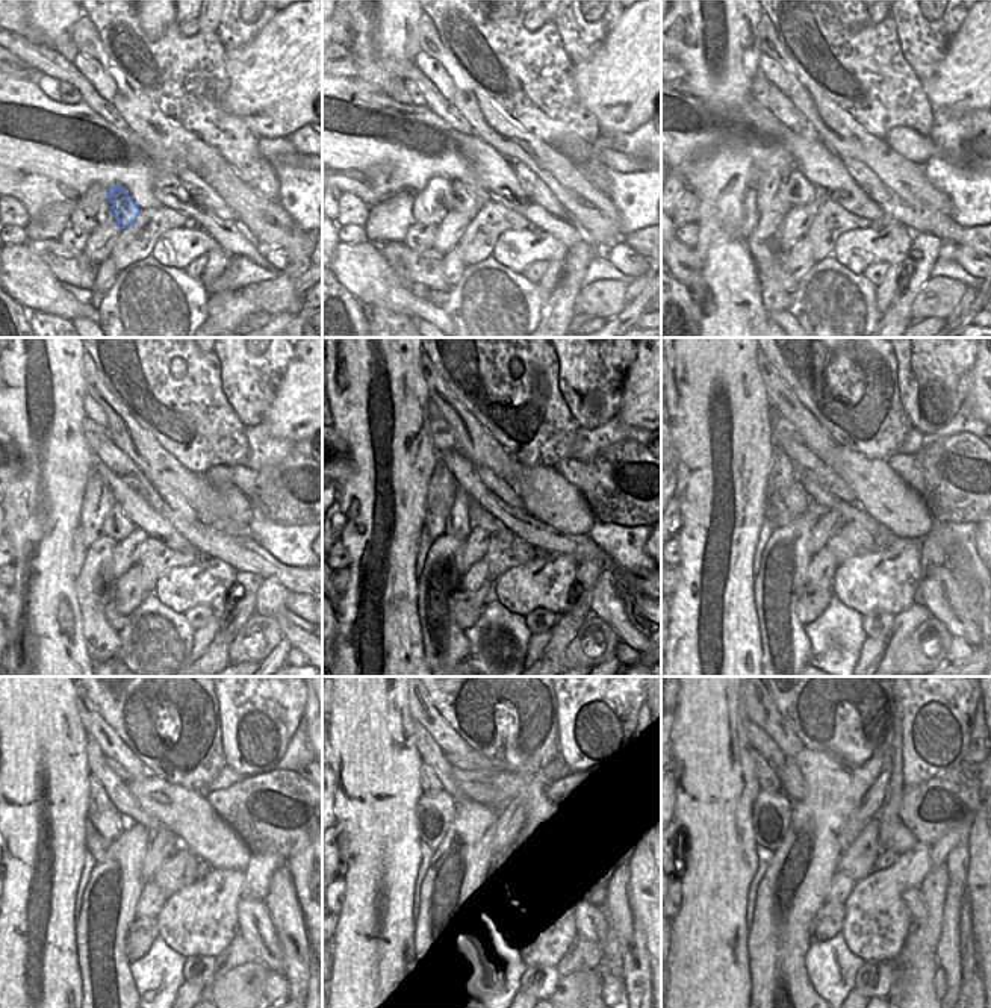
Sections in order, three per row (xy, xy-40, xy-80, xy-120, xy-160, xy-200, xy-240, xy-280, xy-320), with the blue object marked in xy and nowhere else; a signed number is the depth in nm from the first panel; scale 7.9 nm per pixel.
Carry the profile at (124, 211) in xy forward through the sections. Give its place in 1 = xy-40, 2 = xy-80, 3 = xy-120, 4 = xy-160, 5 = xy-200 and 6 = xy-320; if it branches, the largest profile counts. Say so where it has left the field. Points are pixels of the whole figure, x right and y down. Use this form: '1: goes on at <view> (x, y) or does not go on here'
1: goes on at xy-40 (462, 199)
2: goes on at xy-80 (796, 189)
3: goes on at xy-120 (118, 527)
4: goes on at xy-160 (457, 522)
5: goes on at xy-200 (796, 501)
6: goes on at xy-320 (770, 813)

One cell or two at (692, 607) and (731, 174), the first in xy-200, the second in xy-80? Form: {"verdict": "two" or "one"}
{"verdict": "one"}

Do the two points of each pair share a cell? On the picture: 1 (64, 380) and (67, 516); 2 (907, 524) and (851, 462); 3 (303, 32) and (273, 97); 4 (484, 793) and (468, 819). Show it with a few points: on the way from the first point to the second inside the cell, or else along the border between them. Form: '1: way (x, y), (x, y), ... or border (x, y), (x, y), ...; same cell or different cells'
1: way (62, 413), (62, 483); same cell
2: way (897, 509), (866, 477); same cell
3: way (303, 49), (303, 59), (282, 80); same cell
4: border (468, 798), (500, 812); different cells

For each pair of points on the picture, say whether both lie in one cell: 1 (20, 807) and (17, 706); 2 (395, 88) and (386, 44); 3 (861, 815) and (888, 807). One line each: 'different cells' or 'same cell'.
1: same cell
2: same cell
3: different cells

